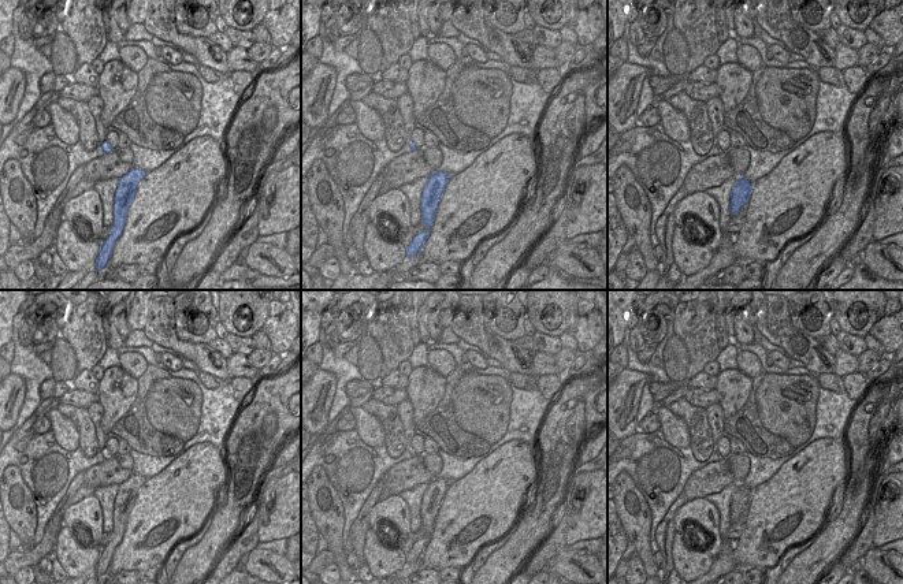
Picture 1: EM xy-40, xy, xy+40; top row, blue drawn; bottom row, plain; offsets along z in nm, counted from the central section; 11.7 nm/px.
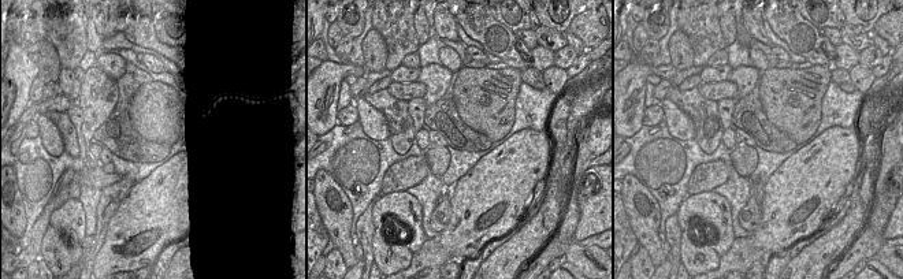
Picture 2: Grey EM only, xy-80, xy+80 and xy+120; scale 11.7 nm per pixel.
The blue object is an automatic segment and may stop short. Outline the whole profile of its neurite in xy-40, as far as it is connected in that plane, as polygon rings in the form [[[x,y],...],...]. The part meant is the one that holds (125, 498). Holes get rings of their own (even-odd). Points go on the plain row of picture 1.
[[[131,473],[126,481],[119,484],[119,490],[114,502],[114,529],[111,533],[111,542],[101,548],[101,554],[96,566],[96,577],[103,576],[108,570],[114,551],[122,542],[127,516],[133,509],[137,492],[145,481],[146,477]]]

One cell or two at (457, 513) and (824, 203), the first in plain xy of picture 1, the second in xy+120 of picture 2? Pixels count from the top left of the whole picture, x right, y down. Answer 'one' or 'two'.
one

